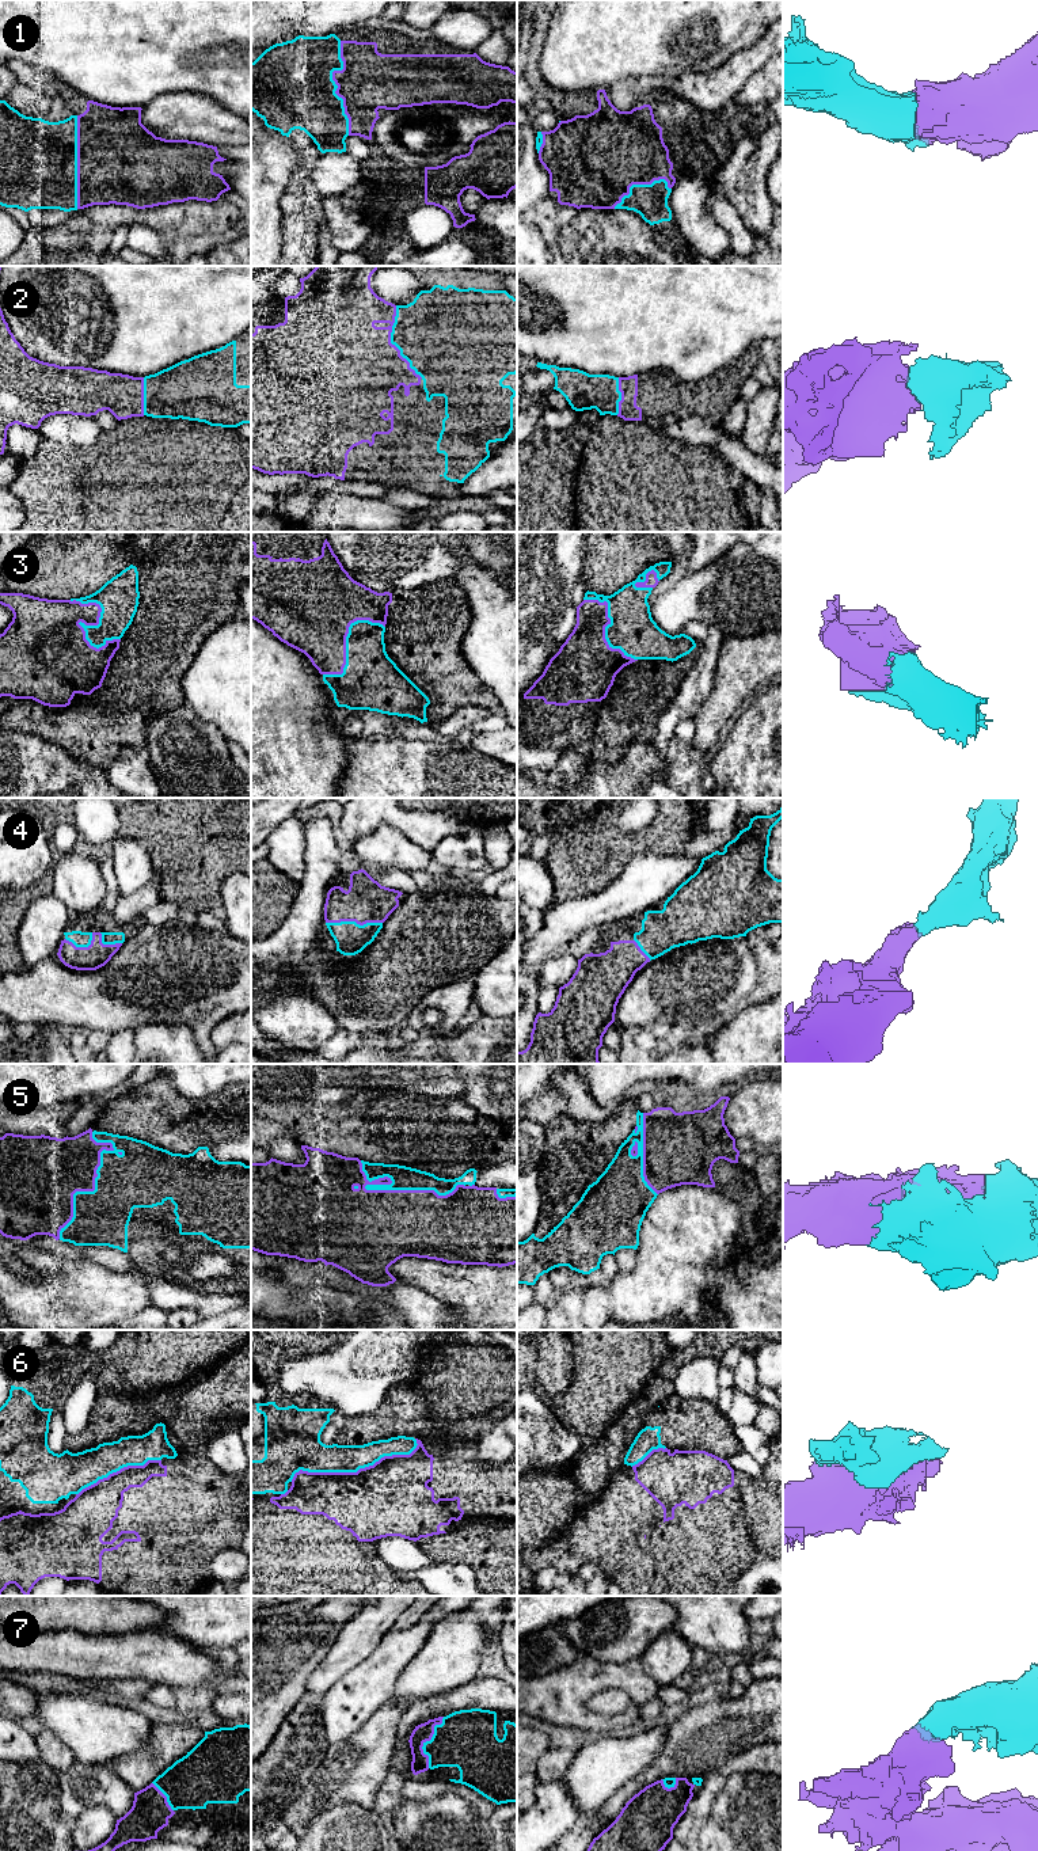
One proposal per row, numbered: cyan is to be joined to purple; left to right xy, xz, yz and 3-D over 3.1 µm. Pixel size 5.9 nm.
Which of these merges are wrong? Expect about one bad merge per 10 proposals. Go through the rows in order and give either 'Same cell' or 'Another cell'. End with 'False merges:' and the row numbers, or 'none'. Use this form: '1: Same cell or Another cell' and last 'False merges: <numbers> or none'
1: Same cell
2: Same cell
3: Same cell
4: Same cell
5: Same cell
6: Another cell
7: Same cell
False merges: 6

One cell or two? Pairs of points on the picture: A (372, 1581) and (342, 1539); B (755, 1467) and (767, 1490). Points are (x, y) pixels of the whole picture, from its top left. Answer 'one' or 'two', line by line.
A: one
B: two

